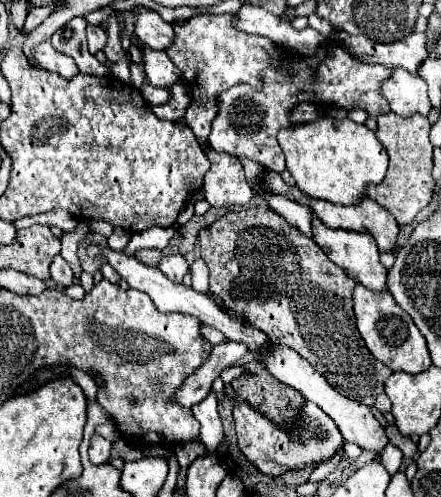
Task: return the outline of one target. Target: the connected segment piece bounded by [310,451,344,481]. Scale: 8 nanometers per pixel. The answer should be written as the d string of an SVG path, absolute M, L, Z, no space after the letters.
M340 451L338 455L334 455L334 459L326 459L326 463L320 463L320 465L316 467L316 473L310 477L310 481L320 481L320 479L324 479L324 477L338 465L338 461L342 459L342 455L344 455L344 451Z

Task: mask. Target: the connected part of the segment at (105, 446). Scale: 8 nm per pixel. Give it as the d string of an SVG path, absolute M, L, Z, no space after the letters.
M94 433L92 439L90 439L90 449L88 449L90 463L94 463L94 465L106 463L108 455L110 455L110 449L112 449L112 443L108 439L104 439L104 437L100 437L100 435Z

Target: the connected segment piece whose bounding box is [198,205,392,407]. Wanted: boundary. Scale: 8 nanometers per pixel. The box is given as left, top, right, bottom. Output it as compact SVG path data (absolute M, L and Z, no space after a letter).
M262 205L226 213L210 227L202 229L198 233L198 241L202 247L202 259L210 269L212 295L220 297L226 307L244 313L254 323L254 327L262 327L262 331L266 331L266 335L270 335L274 341L298 351L326 377L326 381L338 393L344 393L348 399L354 399L368 407L374 405L376 397L384 391L384 383L392 375L392 371L384 363L374 359L356 329L352 289L358 283L342 267L330 263L324 251L308 235L302 235L302 231L290 227L286 219L282 219L282 215Z

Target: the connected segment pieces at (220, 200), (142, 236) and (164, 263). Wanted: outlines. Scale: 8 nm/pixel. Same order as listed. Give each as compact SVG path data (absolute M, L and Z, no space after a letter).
M210 145L206 157L212 163L204 177L204 197L212 207L234 207L246 205L252 199L252 191L244 177L244 167L238 157L218 153Z
M178 225L174 229L172 227L168 227L168 229L156 227L156 229L146 229L142 233L134 233L132 239L130 239L130 243L126 245L124 253L134 255L138 249L144 249L144 247L148 247L148 249L152 249L152 247L164 249L176 231L178 231Z
M166 255L160 263L158 269L174 283L182 283L184 275L188 273L188 263L182 255Z

